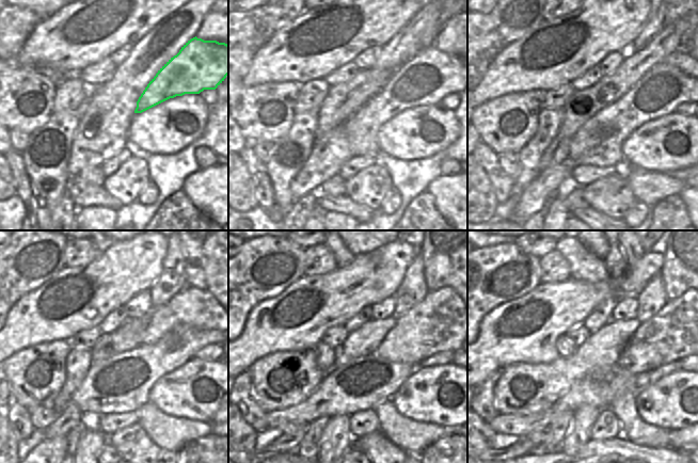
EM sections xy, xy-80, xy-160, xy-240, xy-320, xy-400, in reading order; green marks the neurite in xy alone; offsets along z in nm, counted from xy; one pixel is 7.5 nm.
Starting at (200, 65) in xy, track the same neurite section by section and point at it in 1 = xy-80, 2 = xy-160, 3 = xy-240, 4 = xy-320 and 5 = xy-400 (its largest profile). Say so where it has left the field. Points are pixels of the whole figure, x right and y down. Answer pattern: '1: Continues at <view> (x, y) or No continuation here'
1: Continues at xy-80 (426, 78)
2: Continues at xy-160 (598, 143)
3: Continues at xy-240 (120, 384)
4: Continues at xy-320 (363, 383)
5: Continues at xy-400 (599, 388).

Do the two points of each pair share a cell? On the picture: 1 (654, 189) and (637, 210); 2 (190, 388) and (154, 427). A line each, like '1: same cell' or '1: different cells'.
1: different cells
2: different cells

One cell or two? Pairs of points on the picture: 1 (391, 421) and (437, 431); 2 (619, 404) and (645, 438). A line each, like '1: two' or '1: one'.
1: one
2: one

